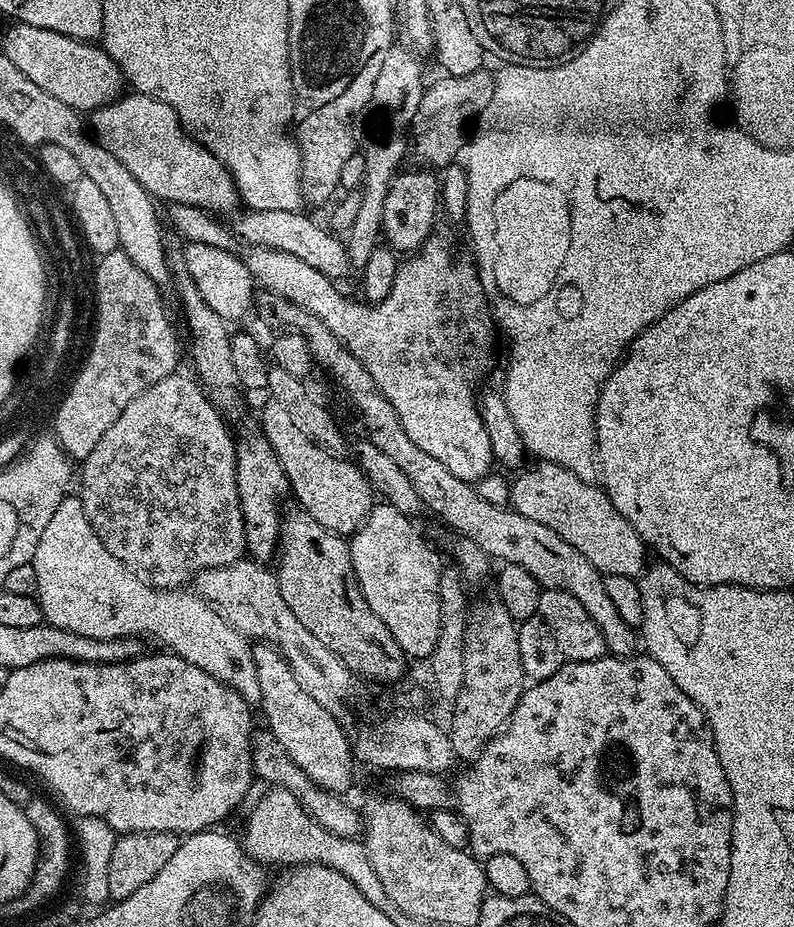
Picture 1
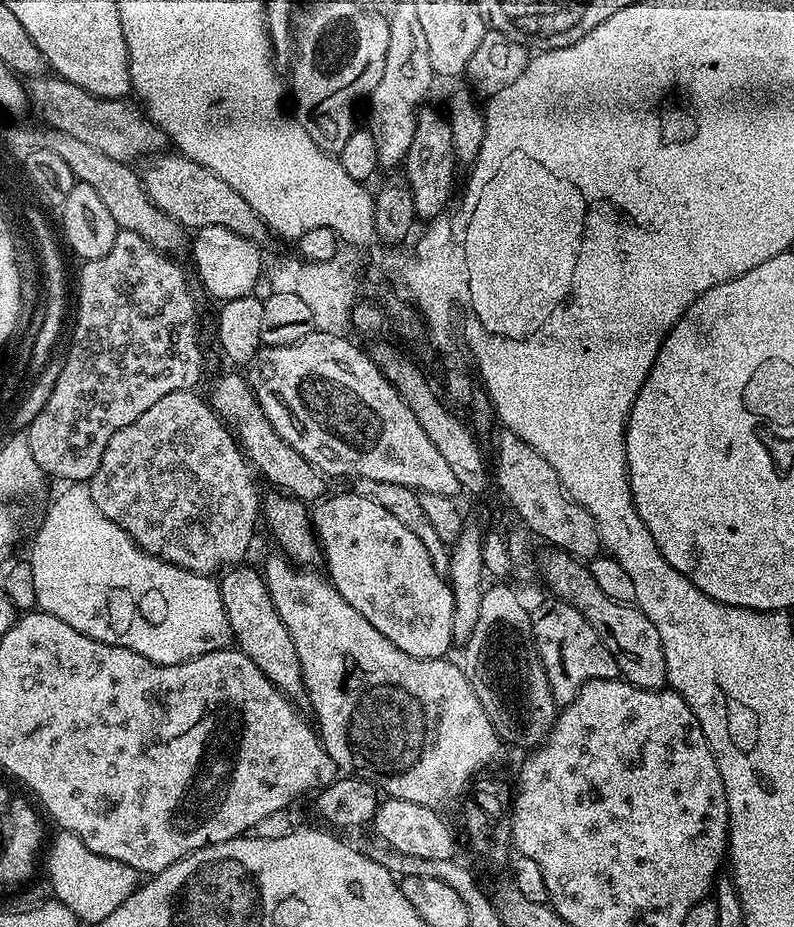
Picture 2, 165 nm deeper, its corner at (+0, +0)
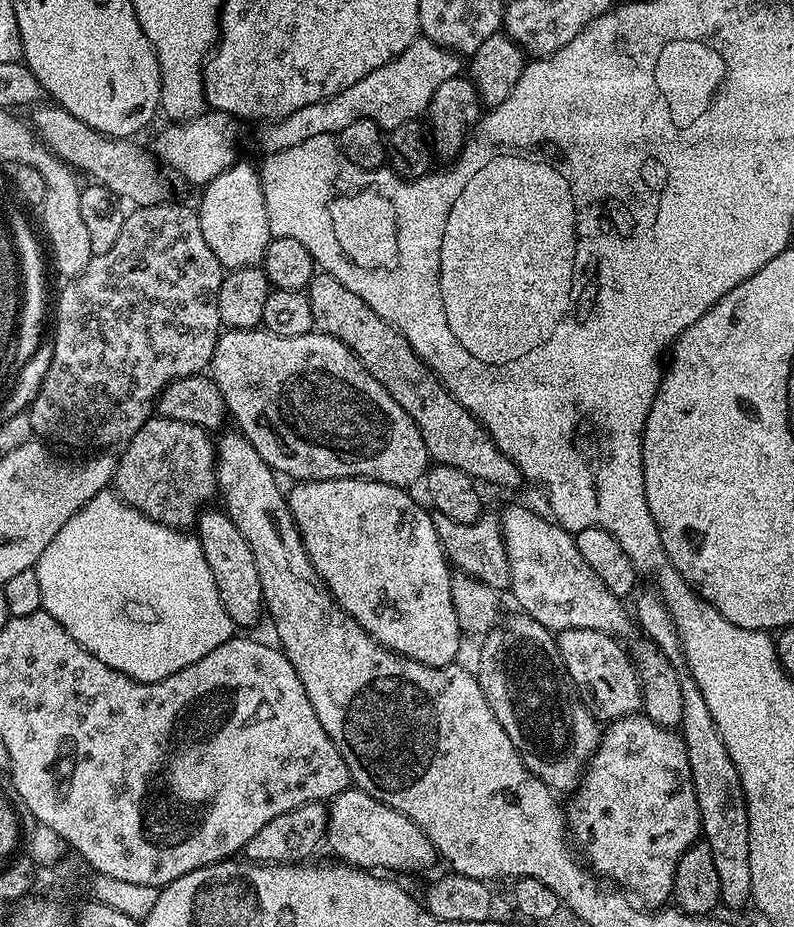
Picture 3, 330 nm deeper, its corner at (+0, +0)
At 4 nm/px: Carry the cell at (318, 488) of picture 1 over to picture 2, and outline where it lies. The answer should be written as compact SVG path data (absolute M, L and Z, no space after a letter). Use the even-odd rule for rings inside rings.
M228 371L232 372L218 377L213 382L212 389L206 392L206 399L209 406L215 410L221 420L227 423L232 435L236 437L236 442L244 453L244 459L259 475L261 472L276 487L273 489L294 496L301 502L319 501L326 492L325 477L320 469L315 464L306 462L306 458L302 458L302 454L298 454L298 450L291 448L278 434L278 430L270 426L270 418L266 418L260 405L260 397L254 394L247 379L241 373L240 376L236 373L239 371Z

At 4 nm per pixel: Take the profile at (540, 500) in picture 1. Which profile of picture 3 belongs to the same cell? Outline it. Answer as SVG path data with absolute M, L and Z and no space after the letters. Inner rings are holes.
M327 274L312 277L306 289L310 310L314 314L315 331L325 332L342 341L349 350L382 382L382 386L410 414L414 426L426 442L429 457L437 465L445 464L464 471L476 482L485 480L488 484L498 484L502 488L516 488L522 484L518 466L498 450L492 435L478 423L470 412L459 404L444 388L432 369L416 356L416 351L406 342L406 338L390 322L386 322L354 290L346 290L338 278Z

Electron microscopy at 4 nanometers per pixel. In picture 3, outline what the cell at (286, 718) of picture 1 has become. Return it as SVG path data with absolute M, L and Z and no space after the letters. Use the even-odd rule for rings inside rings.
M212 506L201 511L196 517L194 532L200 538L206 566L210 566L210 574L214 574L214 586L218 586L218 598L222 598L222 606L226 606L226 614L230 614L233 625L237 629L252 630L248 628L254 627L259 622L260 616L262 620L262 613L265 611L258 566L254 562L254 554L242 530L234 526L227 511L217 508Z

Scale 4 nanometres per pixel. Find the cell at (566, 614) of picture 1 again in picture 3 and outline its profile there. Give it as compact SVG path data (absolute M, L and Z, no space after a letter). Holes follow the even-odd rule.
M566 630L556 636L560 657L581 701L604 722L635 716L642 708L636 665L620 644L617 637L598 630Z

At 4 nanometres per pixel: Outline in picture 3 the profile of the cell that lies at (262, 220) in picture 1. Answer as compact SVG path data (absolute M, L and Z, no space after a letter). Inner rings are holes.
M51 102L41 103L31 109L31 127L45 148L50 149L59 160L85 172L95 183L106 186L121 201L129 205L145 208L151 204L165 203L164 176L161 165L147 147L139 148L131 139L104 136L102 133L78 122L71 114ZM44 104L44 105L43 105ZM41 107L41 108L40 108ZM33 111L33 112L32 112ZM161 172L161 173L160 173Z

